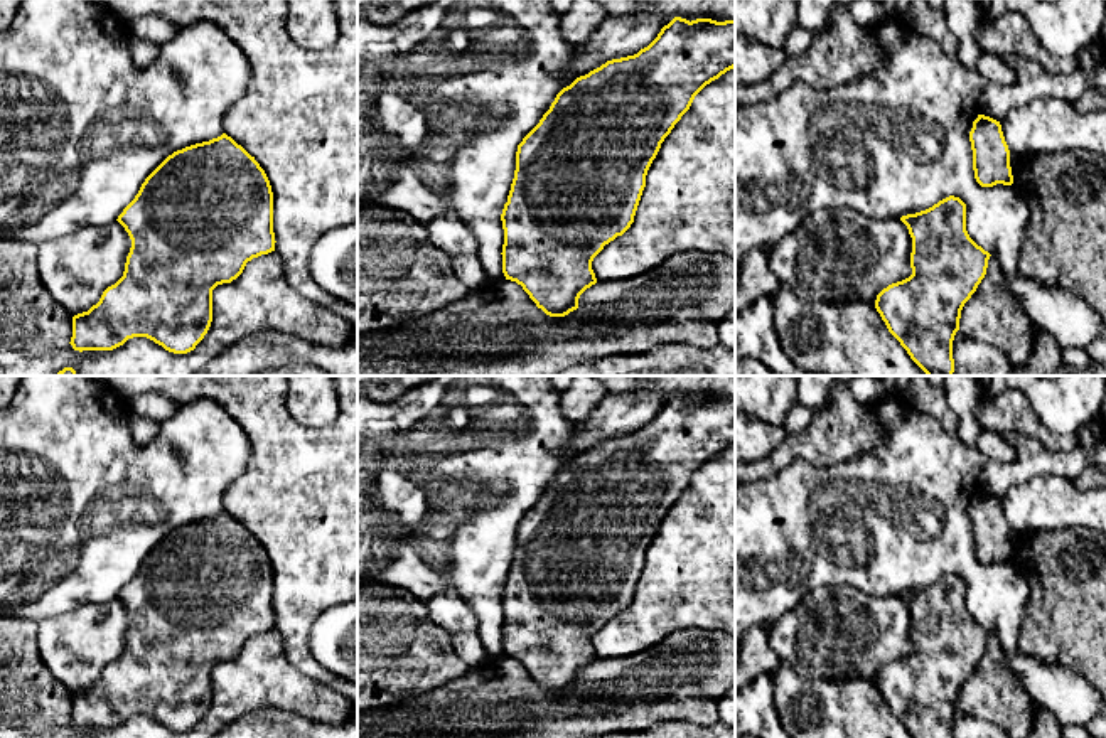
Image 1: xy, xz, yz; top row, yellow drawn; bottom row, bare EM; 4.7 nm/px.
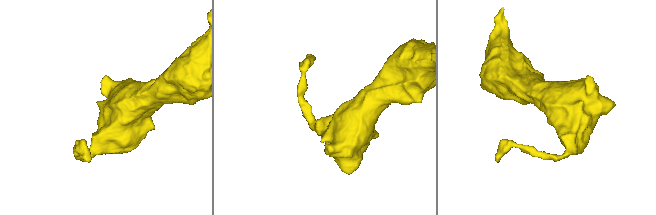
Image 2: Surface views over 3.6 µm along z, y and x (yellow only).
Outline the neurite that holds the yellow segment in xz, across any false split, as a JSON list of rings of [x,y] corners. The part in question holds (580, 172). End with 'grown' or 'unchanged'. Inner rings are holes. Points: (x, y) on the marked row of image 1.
[[[674,17],[637,54],[607,61],[563,88],[540,123],[518,145],[514,179],[501,214],[506,280],[521,285],[536,307],[550,317],[565,317],[577,310],[580,295],[597,283],[593,258],[634,222],[647,170],[661,143],[690,110],[695,96],[733,67],[735,20],[690,22]]]; unchanged

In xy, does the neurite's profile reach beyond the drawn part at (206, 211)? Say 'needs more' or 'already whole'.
already whole

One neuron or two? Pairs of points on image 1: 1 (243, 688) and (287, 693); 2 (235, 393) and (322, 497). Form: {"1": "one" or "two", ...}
{"1": "one", "2": "one"}

